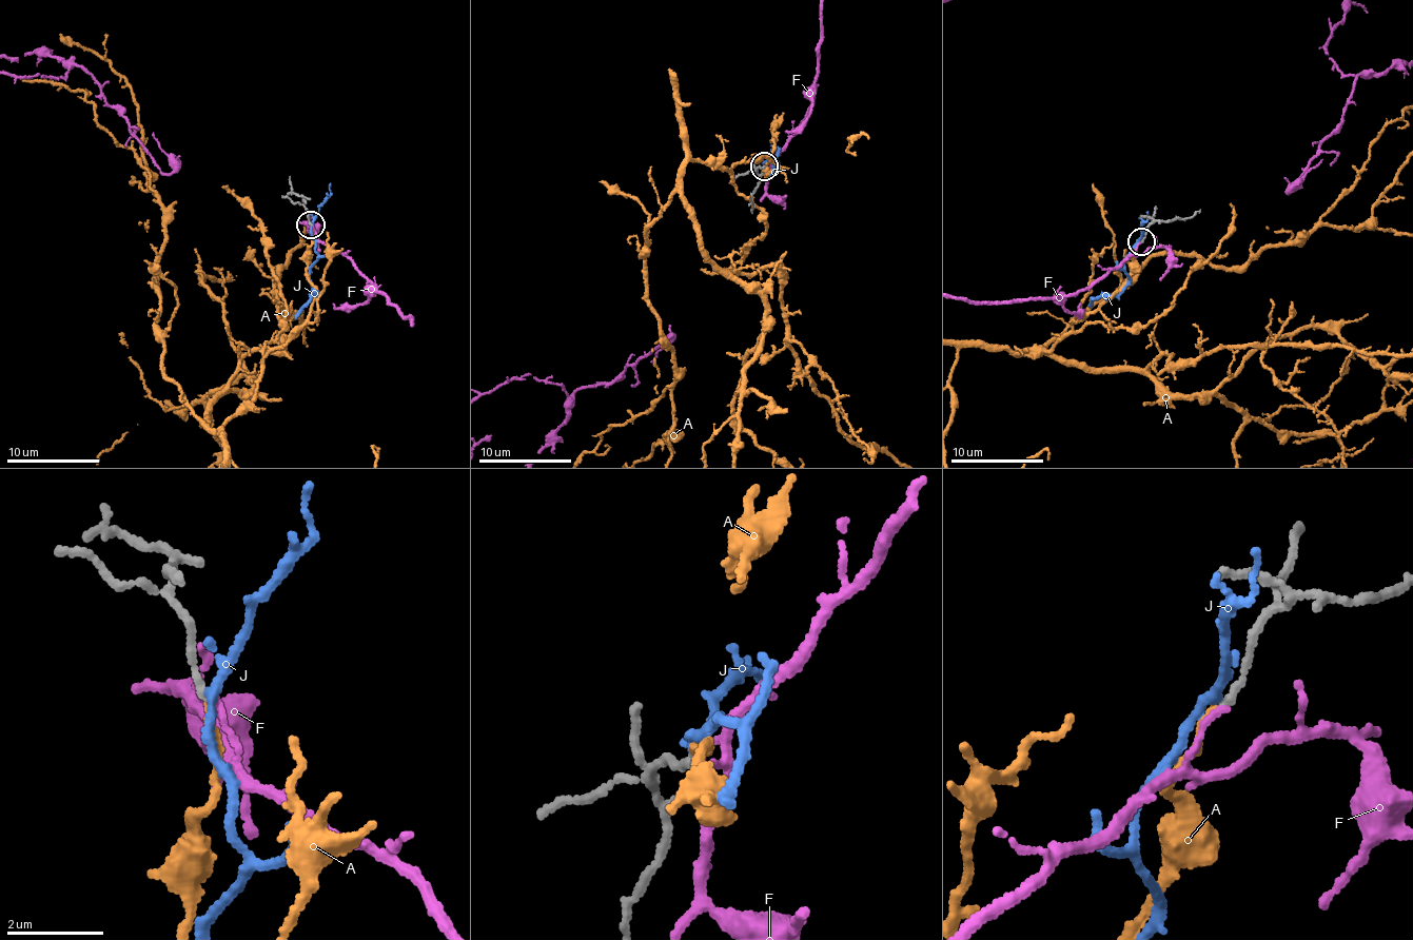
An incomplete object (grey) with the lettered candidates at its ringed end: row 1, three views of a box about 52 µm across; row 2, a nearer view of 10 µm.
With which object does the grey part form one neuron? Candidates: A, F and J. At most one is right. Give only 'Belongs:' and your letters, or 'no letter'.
Belongs: A

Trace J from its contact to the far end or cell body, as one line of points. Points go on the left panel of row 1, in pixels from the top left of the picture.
J: (310, 224), (316, 250), (310, 273), (312, 295), (296, 319)

